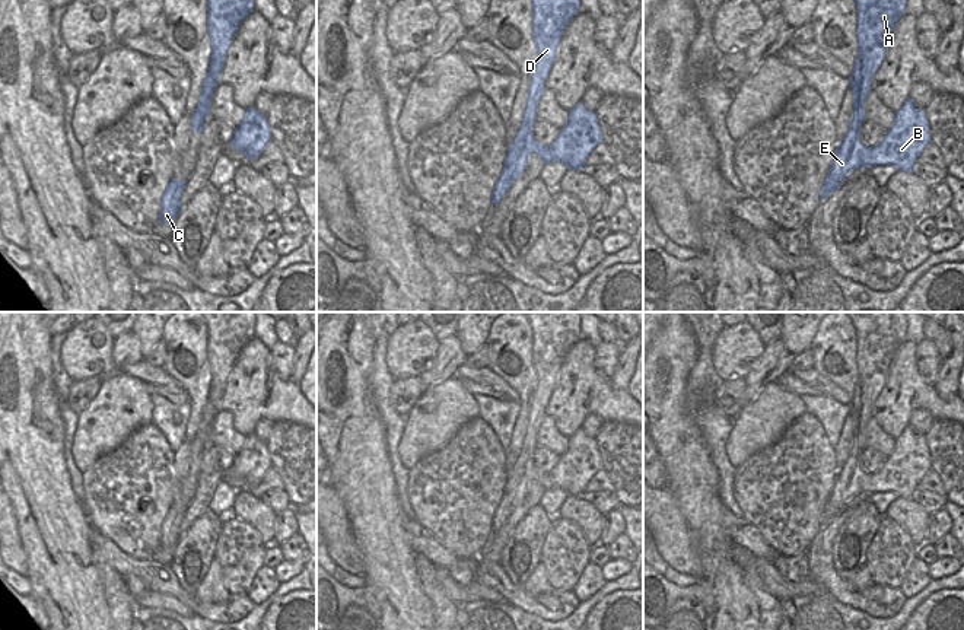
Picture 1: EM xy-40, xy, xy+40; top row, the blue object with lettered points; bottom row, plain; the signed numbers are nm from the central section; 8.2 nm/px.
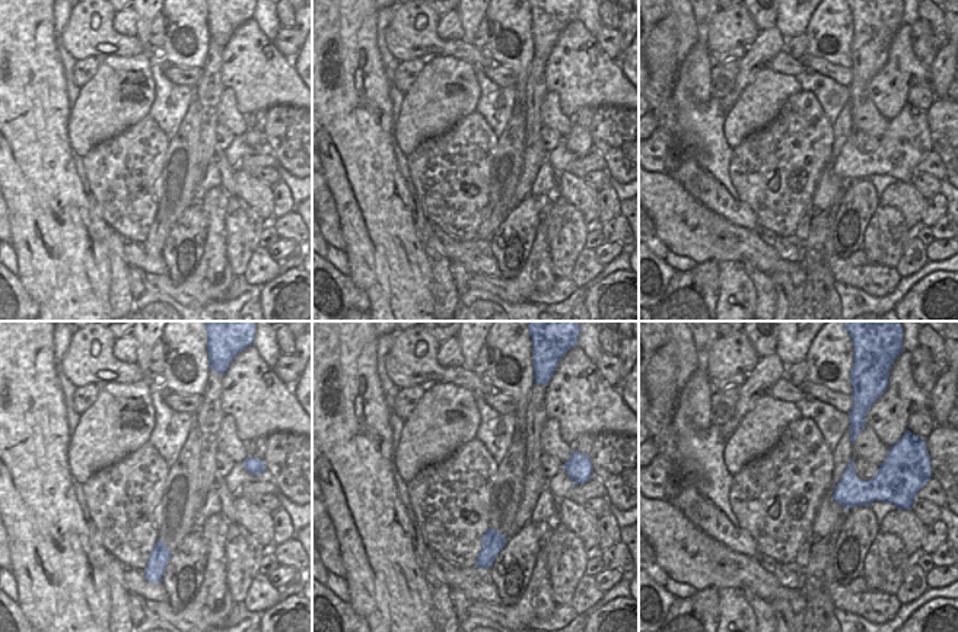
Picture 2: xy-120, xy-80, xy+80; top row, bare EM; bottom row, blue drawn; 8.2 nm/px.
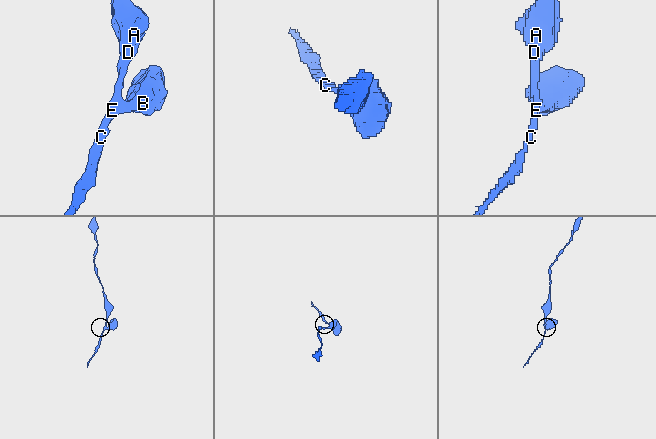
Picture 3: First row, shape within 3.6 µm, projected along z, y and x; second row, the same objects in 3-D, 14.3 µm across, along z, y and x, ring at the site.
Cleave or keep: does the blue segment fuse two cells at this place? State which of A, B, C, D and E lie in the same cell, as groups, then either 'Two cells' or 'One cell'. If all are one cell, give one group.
Groups: A B C D E. One cell

